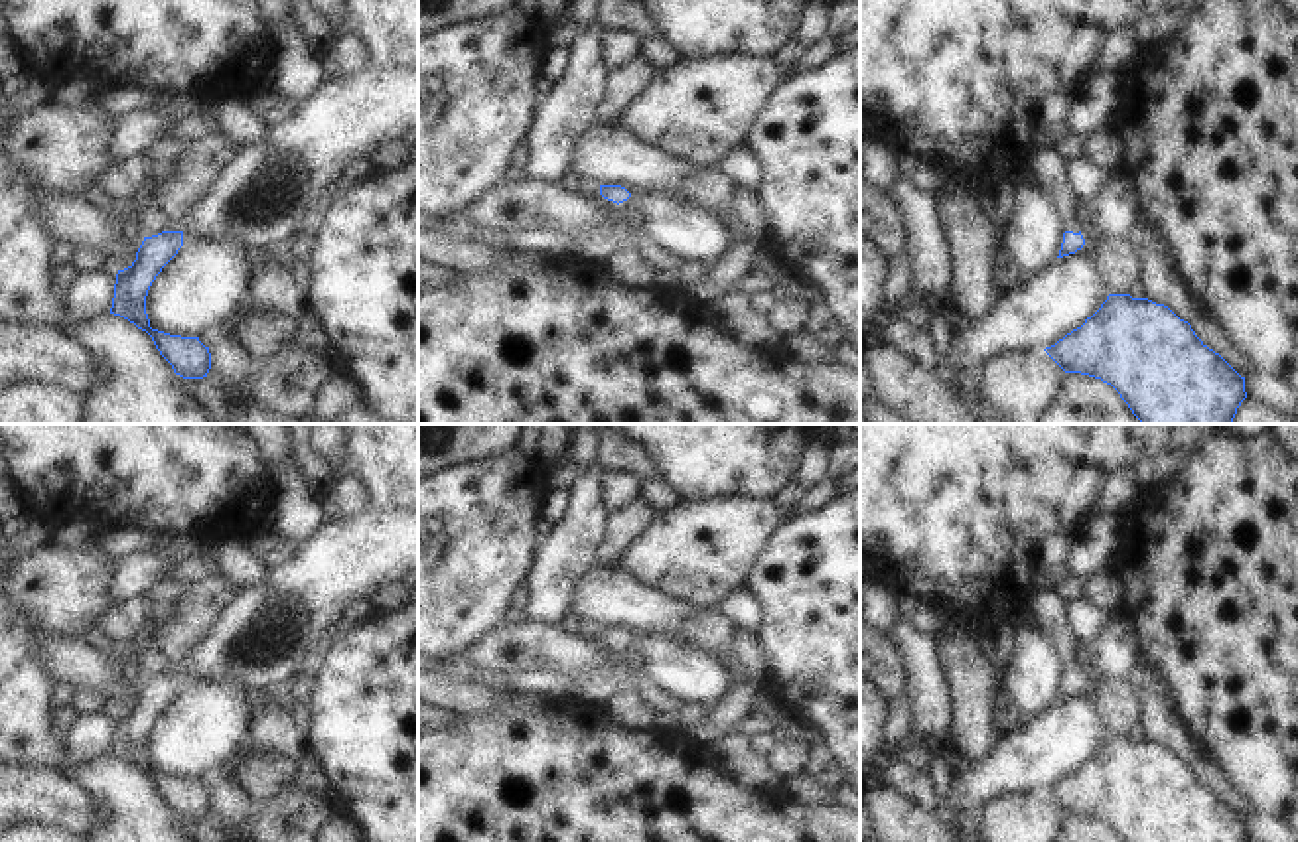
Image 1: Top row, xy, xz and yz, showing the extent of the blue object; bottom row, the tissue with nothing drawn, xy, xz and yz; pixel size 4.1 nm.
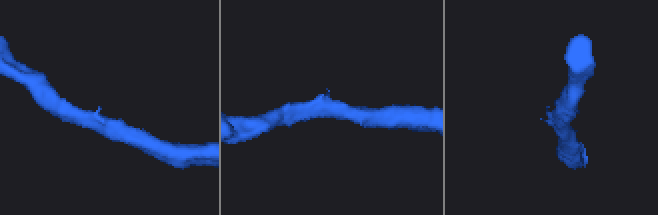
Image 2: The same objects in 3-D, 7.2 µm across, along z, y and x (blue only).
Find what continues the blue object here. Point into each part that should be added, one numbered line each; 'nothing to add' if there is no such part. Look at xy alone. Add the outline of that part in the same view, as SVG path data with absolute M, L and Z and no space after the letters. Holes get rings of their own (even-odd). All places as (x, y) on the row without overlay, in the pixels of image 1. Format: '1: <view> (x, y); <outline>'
1: xy (190, 616); M213 574L187 586L170 605L166 621L152 635L152 645L168 661L170 672L181 672L185 651L213 625L237 592L231 580Z

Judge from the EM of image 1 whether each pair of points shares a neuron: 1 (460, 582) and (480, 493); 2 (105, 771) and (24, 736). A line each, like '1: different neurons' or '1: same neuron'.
1: same neuron
2: same neuron

